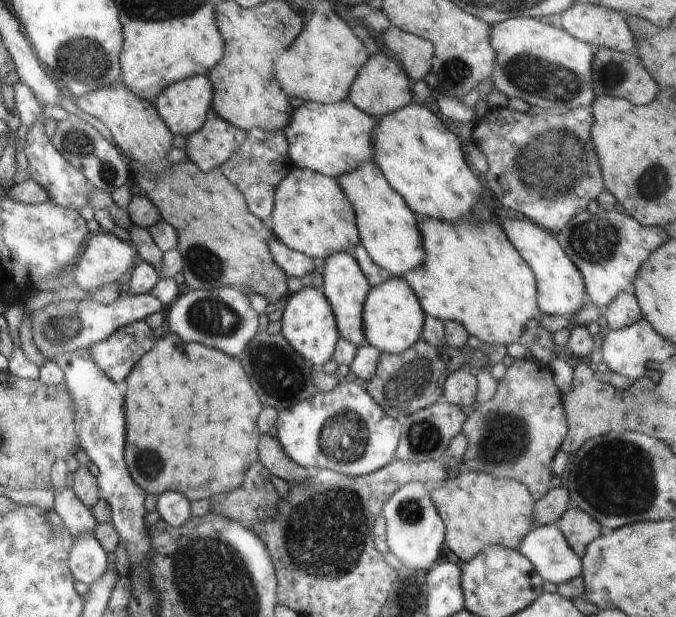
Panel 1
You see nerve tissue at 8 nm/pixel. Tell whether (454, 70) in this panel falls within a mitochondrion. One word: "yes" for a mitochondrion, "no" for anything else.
yes

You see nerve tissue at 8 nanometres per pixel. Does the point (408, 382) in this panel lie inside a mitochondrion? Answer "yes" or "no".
yes

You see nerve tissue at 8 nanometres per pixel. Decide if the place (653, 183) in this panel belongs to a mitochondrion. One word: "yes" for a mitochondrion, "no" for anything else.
yes

